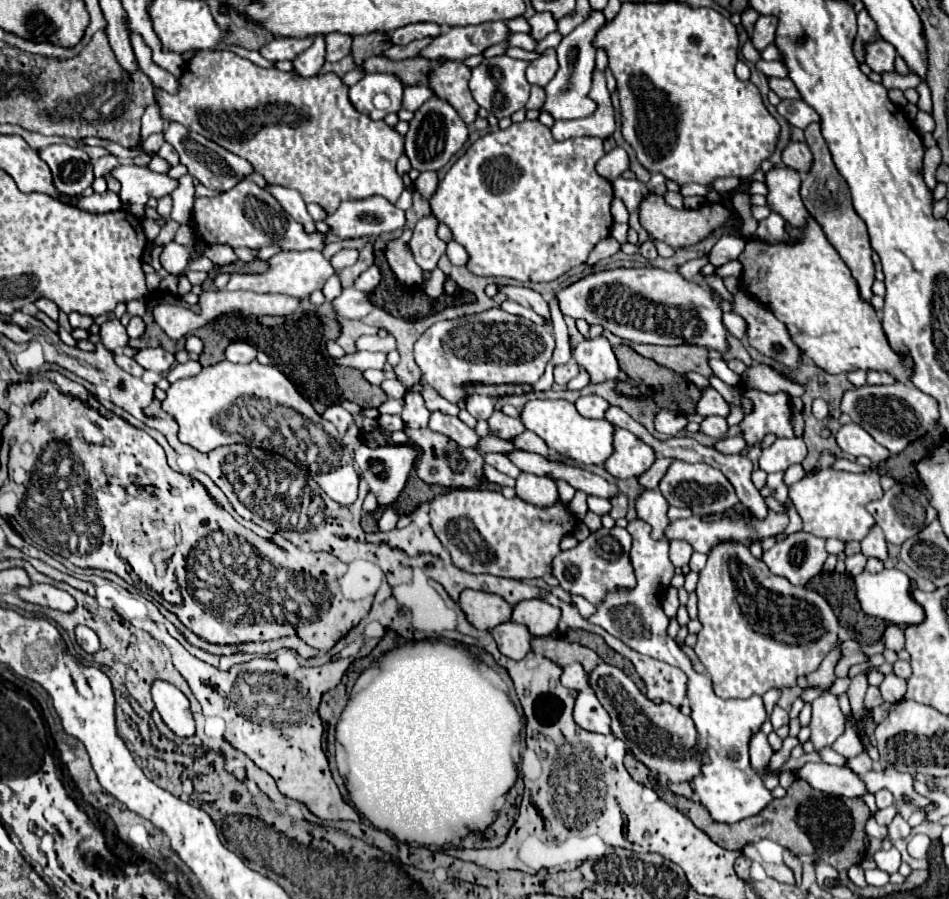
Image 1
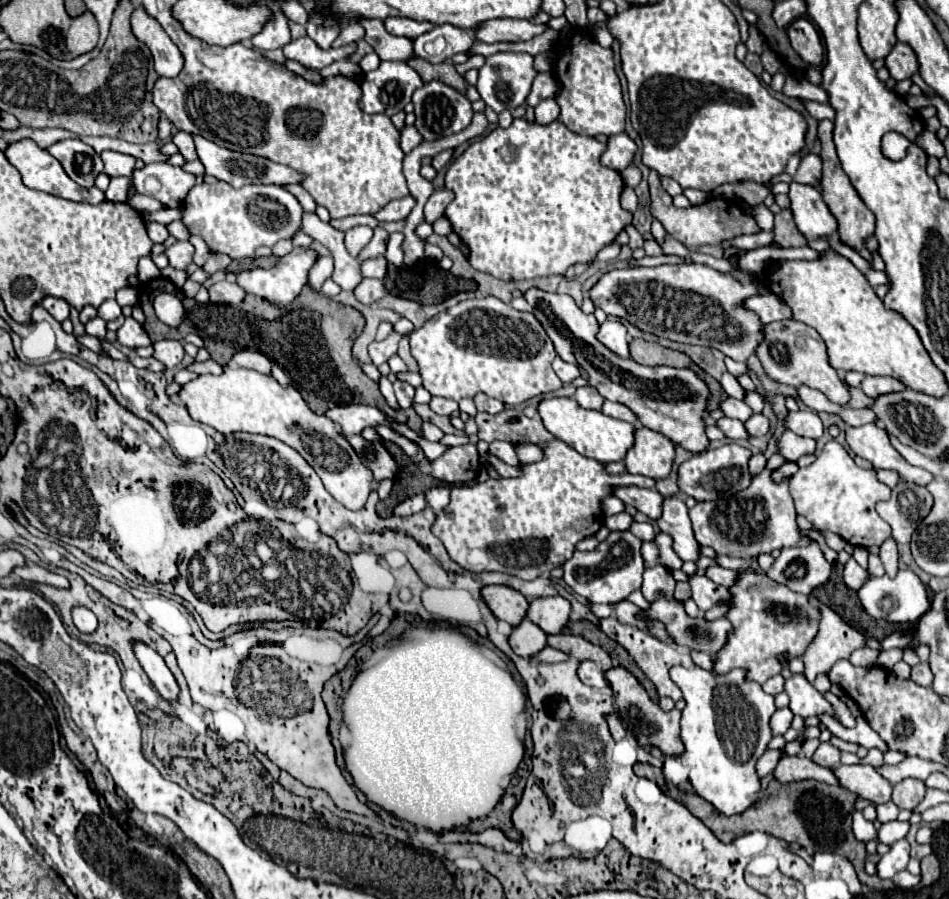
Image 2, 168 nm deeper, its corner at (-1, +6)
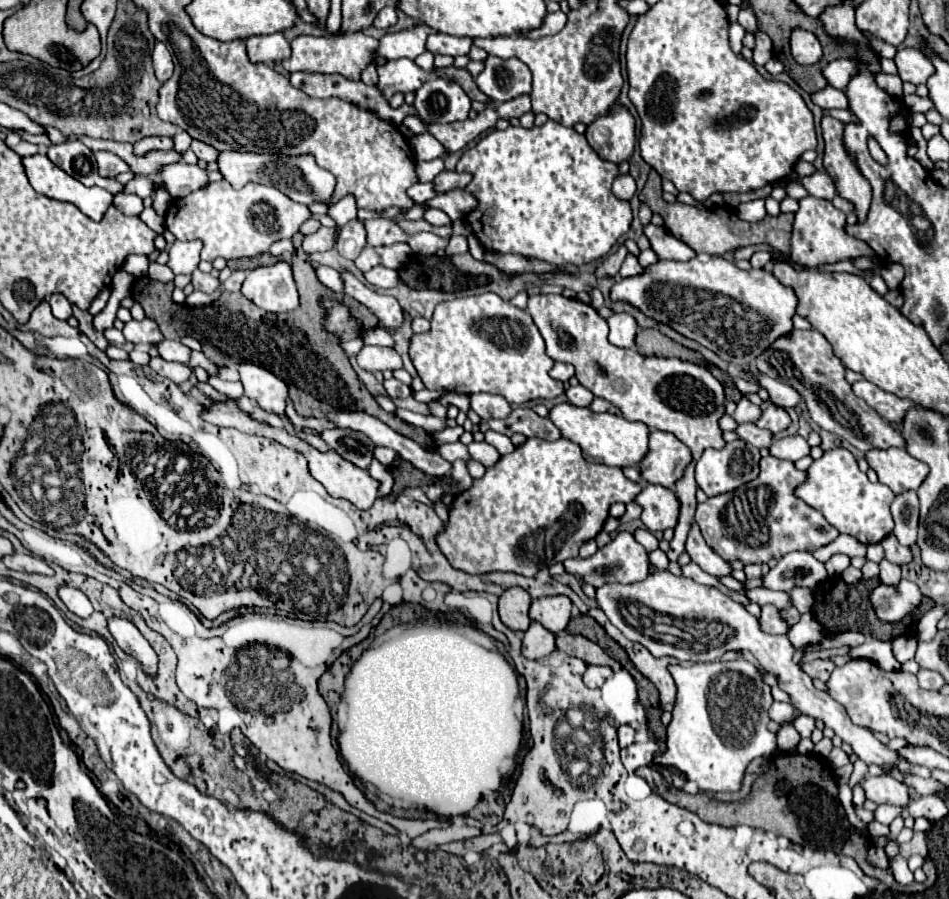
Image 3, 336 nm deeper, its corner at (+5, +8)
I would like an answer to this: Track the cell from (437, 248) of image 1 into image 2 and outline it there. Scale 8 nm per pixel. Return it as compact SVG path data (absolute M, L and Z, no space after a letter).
M439 190L439 192L433 192L431 198L427 200L425 204L425 222L433 224L437 218L443 216L447 204L453 200L453 192L451 190Z

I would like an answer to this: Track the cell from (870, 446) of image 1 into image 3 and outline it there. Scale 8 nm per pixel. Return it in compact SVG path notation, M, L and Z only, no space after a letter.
M905 448L869 450L867 462L873 470L877 470L879 480L887 484L895 494L917 490L929 474L929 466L915 460Z

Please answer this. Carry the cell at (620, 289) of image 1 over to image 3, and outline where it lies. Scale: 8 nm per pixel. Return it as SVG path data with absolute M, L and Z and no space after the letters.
M713 256L707 260L659 260L657 264L645 268L643 274L633 278L621 278L611 288L611 300L623 300L637 306L643 314L655 318L657 322L665 322L683 336L697 340L705 348L713 350L719 358L735 364L753 364L759 354L763 354L775 338L787 336L793 330L793 316L797 310L795 290L783 286L773 272L765 268L759 270L739 270L733 262L725 260L723 256Z

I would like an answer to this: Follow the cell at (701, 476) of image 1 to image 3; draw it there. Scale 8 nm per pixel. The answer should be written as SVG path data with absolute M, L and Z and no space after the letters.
M735 440L729 442L723 450L705 450L703 456L695 464L695 480L697 486L707 494L707 496L719 496L725 492L731 492L759 476L759 448L751 446L749 442Z

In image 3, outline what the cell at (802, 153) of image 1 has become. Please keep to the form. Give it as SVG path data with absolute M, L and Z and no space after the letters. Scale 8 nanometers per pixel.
M815 172L813 176L807 176L807 178L801 178L801 184L809 190L811 196L815 198L821 198L821 200L833 200L837 196L837 190L835 190L835 184L831 180L829 174L825 172Z

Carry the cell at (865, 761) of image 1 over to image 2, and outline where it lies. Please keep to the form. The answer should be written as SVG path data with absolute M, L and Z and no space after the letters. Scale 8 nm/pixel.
M821 742L821 746L817 748L817 752L813 754L813 758L811 758L811 760L813 760L813 762L817 762L819 766L831 768L831 766L839 764L839 760L841 760L841 750L839 750L839 748L835 748L835 746L831 746L829 742Z

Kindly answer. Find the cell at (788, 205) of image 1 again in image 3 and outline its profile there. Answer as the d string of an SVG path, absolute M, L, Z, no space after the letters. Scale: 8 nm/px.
M807 196L799 200L801 208L795 214L795 226L793 226L793 240L791 240L791 262L801 268L809 270L823 270L825 264L835 264L841 260L855 260L861 256L871 258L873 262L879 262L875 250L867 246L865 242L859 242L857 238L851 238L845 230L845 218L843 212L837 210L831 202L819 200L813 196Z

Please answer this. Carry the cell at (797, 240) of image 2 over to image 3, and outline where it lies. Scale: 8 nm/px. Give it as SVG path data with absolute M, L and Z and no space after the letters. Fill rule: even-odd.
M651 170L645 188L639 194L639 200L645 202L653 212L661 214L665 220L665 228L681 242L685 242L687 246L691 246L697 254L705 252L711 256L721 256L725 252L735 252L737 248L743 246L757 246L757 244L767 244L773 246L775 250L779 250L785 258L789 256L787 250L787 238L791 240L791 230L793 230L793 214L779 214L773 218L767 216L761 222L743 222L733 210L727 208L709 208L709 210L699 210L695 206L687 206L687 204L667 204L661 198L661 176ZM771 226L773 226L773 236L771 236Z

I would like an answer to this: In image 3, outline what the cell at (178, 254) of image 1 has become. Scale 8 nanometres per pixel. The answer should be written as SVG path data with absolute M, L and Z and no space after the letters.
M175 240L173 246L169 248L169 268L175 274L191 274L197 264L199 264L199 252L201 252L203 242L201 240L191 240L191 242L181 242Z

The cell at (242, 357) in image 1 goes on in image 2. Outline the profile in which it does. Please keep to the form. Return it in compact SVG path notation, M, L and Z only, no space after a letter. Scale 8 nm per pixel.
M239 350L233 354L231 362L241 368L251 368L251 370L257 370L263 374L269 374L269 370L271 370L271 360L265 354L255 352L255 350Z

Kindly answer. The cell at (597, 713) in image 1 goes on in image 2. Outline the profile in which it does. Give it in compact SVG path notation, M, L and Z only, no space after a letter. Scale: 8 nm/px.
M605 714L605 720L607 720L607 724L609 724L611 736L613 736L615 740L619 740L619 738L625 734L625 728L621 726L621 722L615 718L615 714Z

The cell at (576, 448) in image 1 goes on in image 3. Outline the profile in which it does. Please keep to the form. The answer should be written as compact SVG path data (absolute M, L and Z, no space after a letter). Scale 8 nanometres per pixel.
M569 402L557 404L551 410L549 418L561 430L561 436L581 446L583 458L587 462L601 462L625 468L625 466L637 466L647 454L649 428L643 422L629 422L623 416L615 414L597 414L589 408L577 408Z

